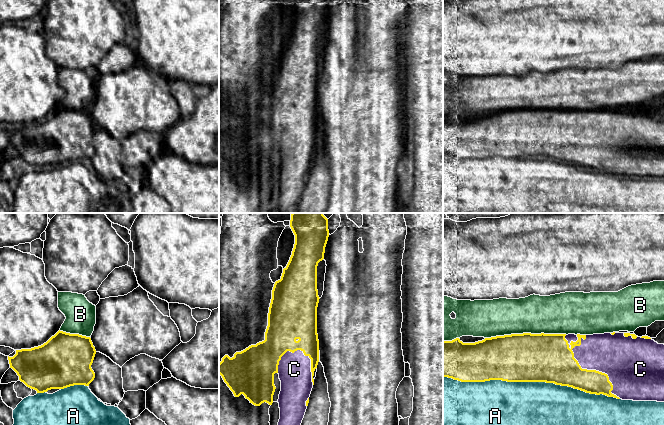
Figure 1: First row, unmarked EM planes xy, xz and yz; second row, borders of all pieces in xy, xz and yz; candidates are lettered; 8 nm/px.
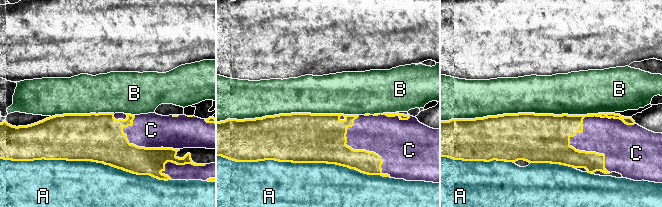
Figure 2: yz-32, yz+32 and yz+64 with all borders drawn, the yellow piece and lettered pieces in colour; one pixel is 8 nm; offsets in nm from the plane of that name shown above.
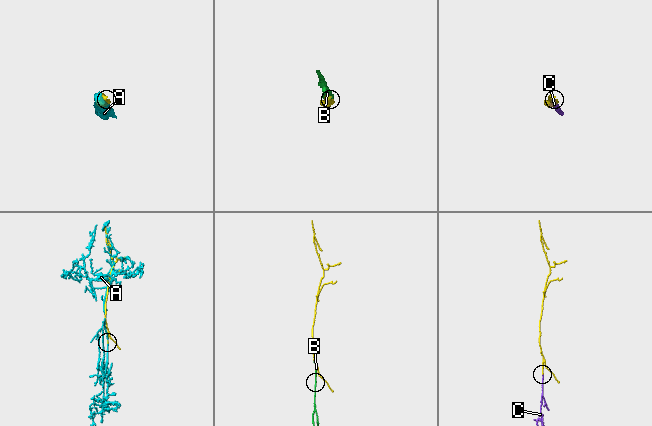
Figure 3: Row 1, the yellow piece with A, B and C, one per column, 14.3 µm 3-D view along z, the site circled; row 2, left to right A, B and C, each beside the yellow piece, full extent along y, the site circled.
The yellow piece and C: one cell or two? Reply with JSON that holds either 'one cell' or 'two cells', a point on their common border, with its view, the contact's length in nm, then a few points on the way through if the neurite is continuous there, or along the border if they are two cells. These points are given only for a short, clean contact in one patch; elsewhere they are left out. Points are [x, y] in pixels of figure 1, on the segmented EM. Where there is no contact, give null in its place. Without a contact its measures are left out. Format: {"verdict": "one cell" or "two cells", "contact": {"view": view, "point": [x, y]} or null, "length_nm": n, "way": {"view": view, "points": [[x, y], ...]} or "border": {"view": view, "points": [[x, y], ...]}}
{"verdict": "one cell", "contact": {"view": "yz", "point": [591, 370]}, "length_nm": 700}

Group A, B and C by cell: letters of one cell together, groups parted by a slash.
A / B / C

